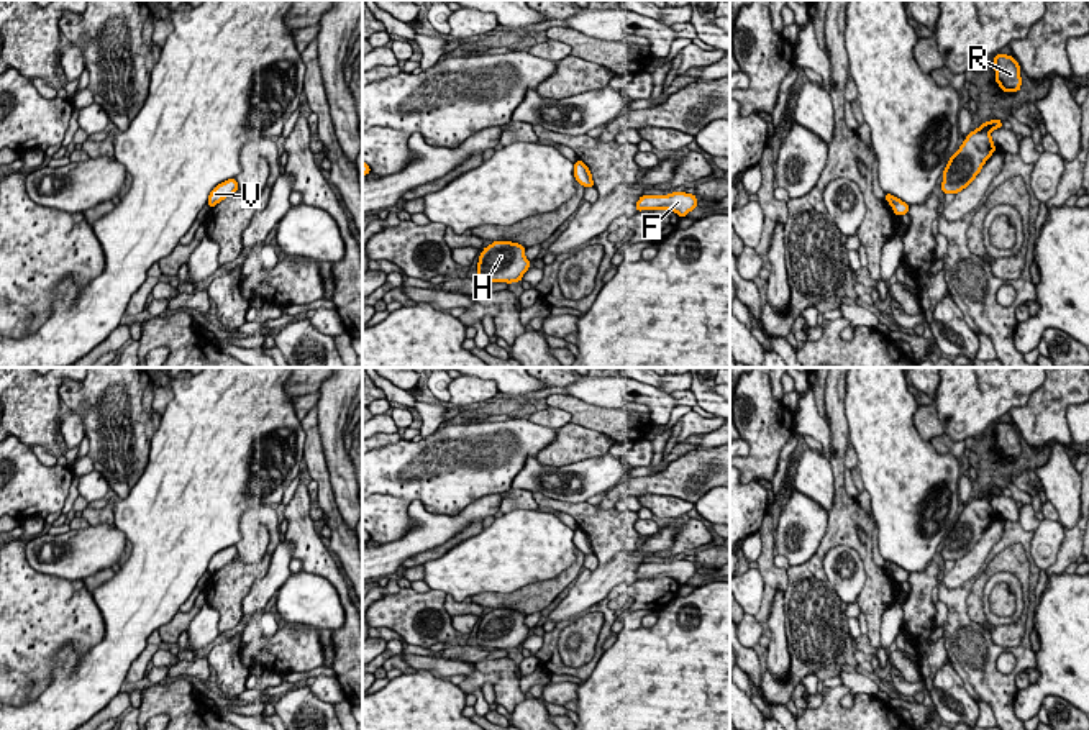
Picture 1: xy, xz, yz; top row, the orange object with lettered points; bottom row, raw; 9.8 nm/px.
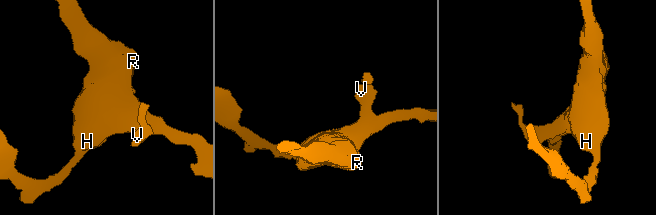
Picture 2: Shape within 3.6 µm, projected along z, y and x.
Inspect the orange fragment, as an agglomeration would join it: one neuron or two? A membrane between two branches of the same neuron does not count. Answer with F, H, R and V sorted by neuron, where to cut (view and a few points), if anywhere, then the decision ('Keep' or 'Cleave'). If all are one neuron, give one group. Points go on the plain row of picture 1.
Groups: F H R V. No split. Keep

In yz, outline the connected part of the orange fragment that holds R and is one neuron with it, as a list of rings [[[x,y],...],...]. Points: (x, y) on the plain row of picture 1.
[[[1007,422],[994,423],[996,449],[1002,459],[1018,459],[1022,453],[1020,433]]]

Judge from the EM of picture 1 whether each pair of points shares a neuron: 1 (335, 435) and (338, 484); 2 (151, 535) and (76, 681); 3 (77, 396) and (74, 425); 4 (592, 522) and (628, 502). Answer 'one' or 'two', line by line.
1: one
2: one
3: two
4: two

